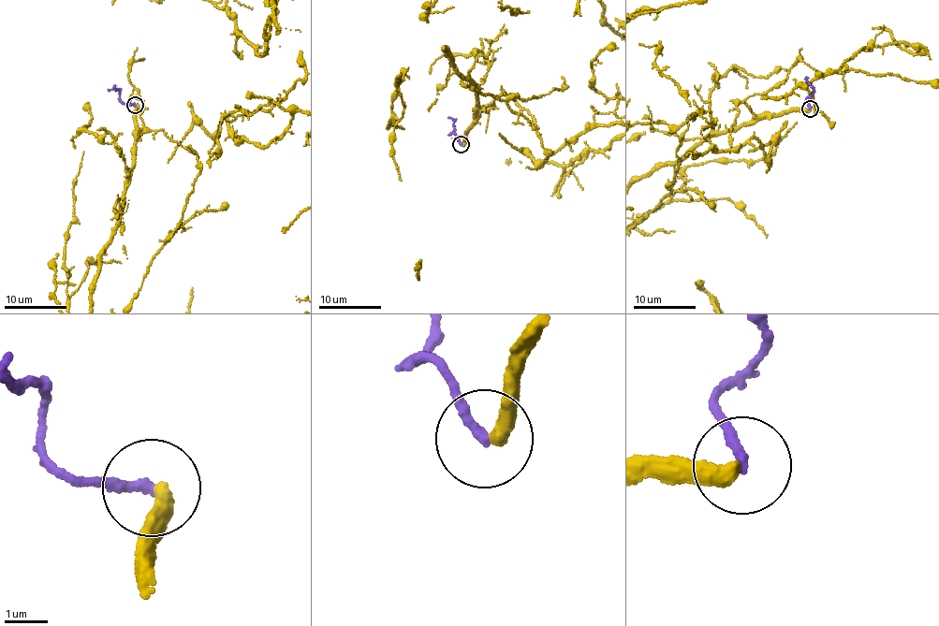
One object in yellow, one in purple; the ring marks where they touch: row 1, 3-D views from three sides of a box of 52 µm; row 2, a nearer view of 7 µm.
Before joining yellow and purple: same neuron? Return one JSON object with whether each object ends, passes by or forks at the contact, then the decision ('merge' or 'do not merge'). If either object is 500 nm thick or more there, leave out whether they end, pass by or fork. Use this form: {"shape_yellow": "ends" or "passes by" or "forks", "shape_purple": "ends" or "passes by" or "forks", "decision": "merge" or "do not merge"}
{"shape_yellow": "ends", "shape_purple": "ends", "decision": "do not merge"}

